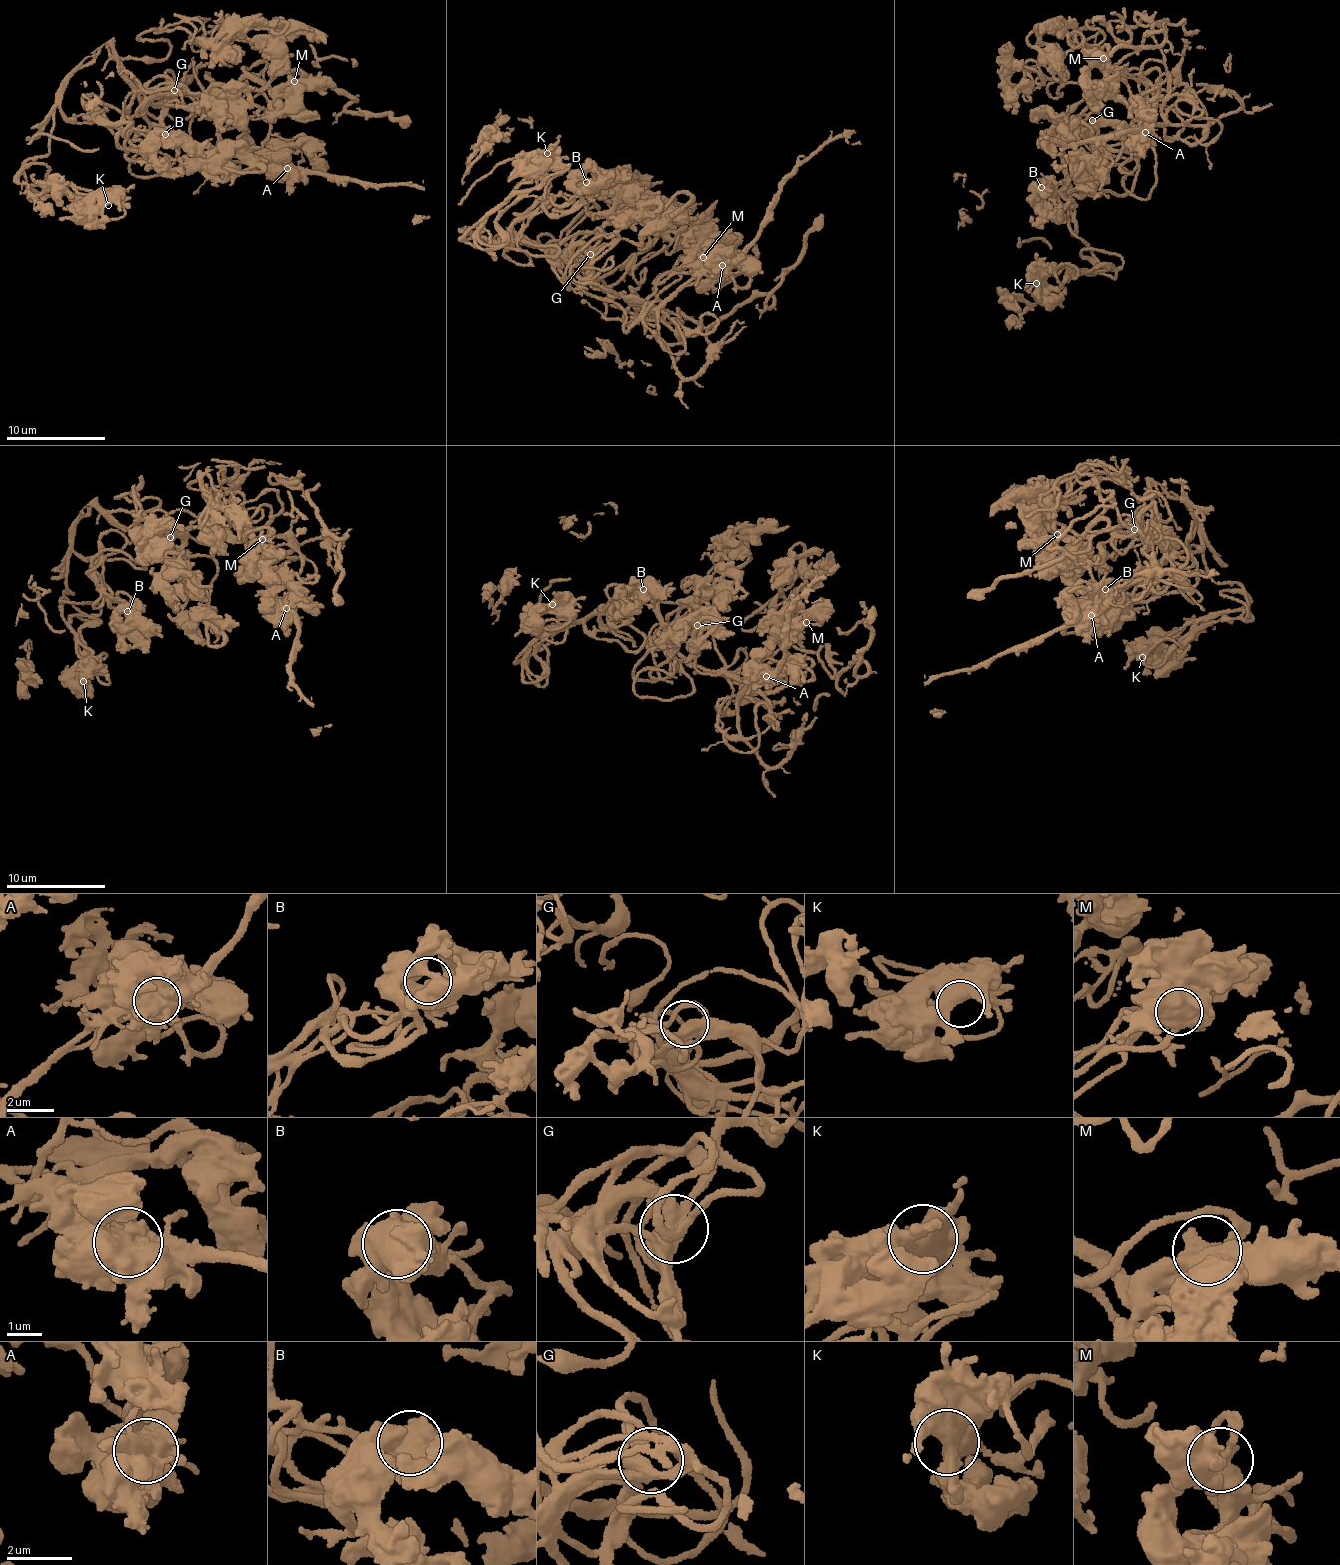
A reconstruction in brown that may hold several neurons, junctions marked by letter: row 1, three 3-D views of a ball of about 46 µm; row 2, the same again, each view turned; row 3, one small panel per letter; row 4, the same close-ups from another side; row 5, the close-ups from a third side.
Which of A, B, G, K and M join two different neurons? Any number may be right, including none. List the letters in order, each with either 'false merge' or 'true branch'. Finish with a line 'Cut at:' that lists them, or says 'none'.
A: false merge
B: true branch
G: true branch
K: true branch
M: true branch
Cut at: A

